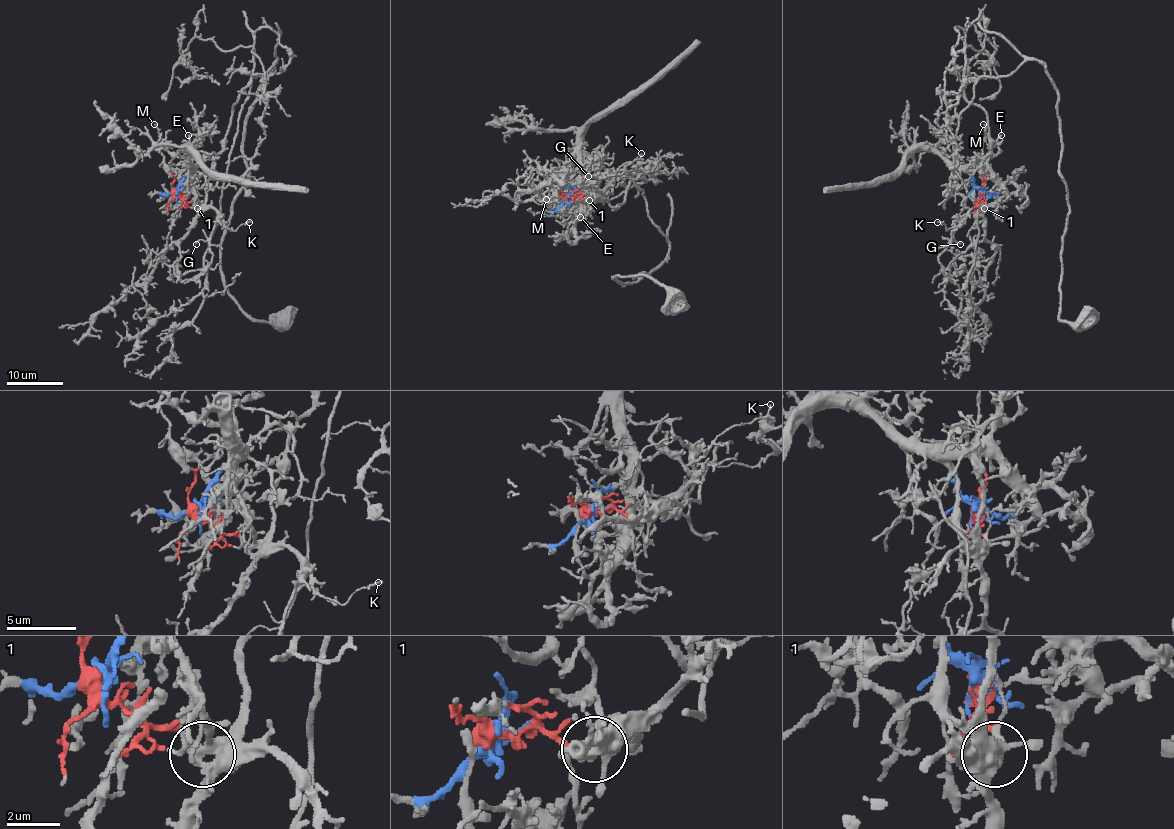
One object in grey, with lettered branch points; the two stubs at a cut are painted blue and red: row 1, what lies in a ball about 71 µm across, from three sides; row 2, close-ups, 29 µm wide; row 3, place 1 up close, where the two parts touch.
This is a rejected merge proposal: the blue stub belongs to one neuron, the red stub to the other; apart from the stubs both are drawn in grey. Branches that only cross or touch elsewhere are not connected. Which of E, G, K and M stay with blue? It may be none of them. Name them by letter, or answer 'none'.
E

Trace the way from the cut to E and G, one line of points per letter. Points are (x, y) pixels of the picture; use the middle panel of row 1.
E: (566, 198), (572, 189), (580, 186), (580, 217)
G: (566, 198), (595, 199), (609, 183), (607, 171), (603, 168), (592, 169), (588, 176)

